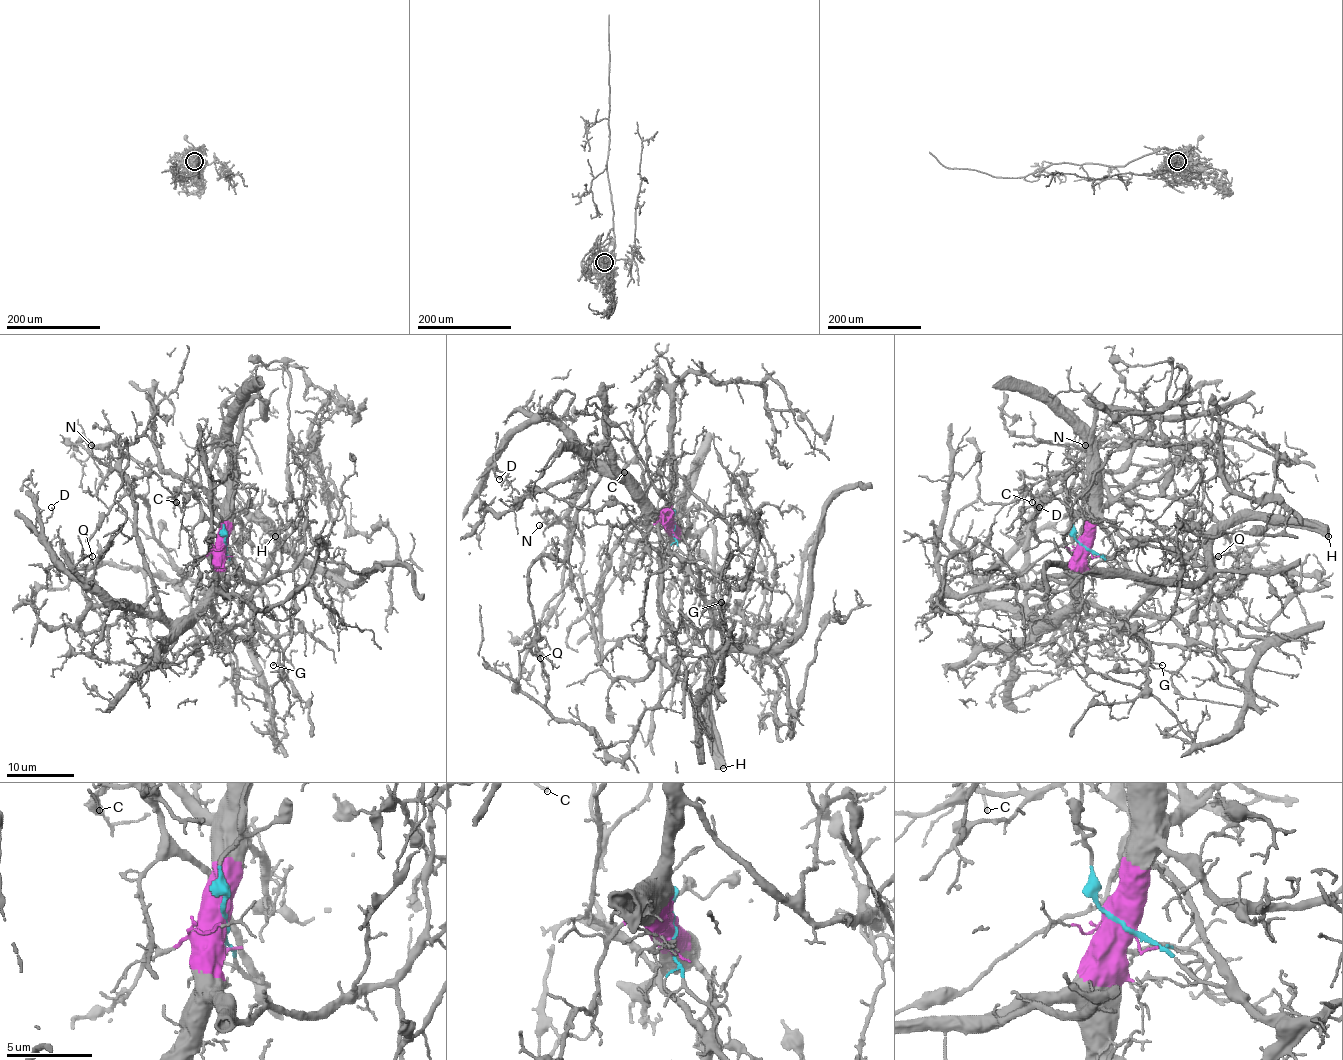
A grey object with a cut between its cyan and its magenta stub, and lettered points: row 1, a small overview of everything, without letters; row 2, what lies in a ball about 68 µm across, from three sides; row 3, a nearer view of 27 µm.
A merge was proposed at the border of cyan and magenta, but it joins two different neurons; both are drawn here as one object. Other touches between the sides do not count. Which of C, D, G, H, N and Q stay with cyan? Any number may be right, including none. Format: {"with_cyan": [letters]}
{"with_cyan": ["G", "H"]}

